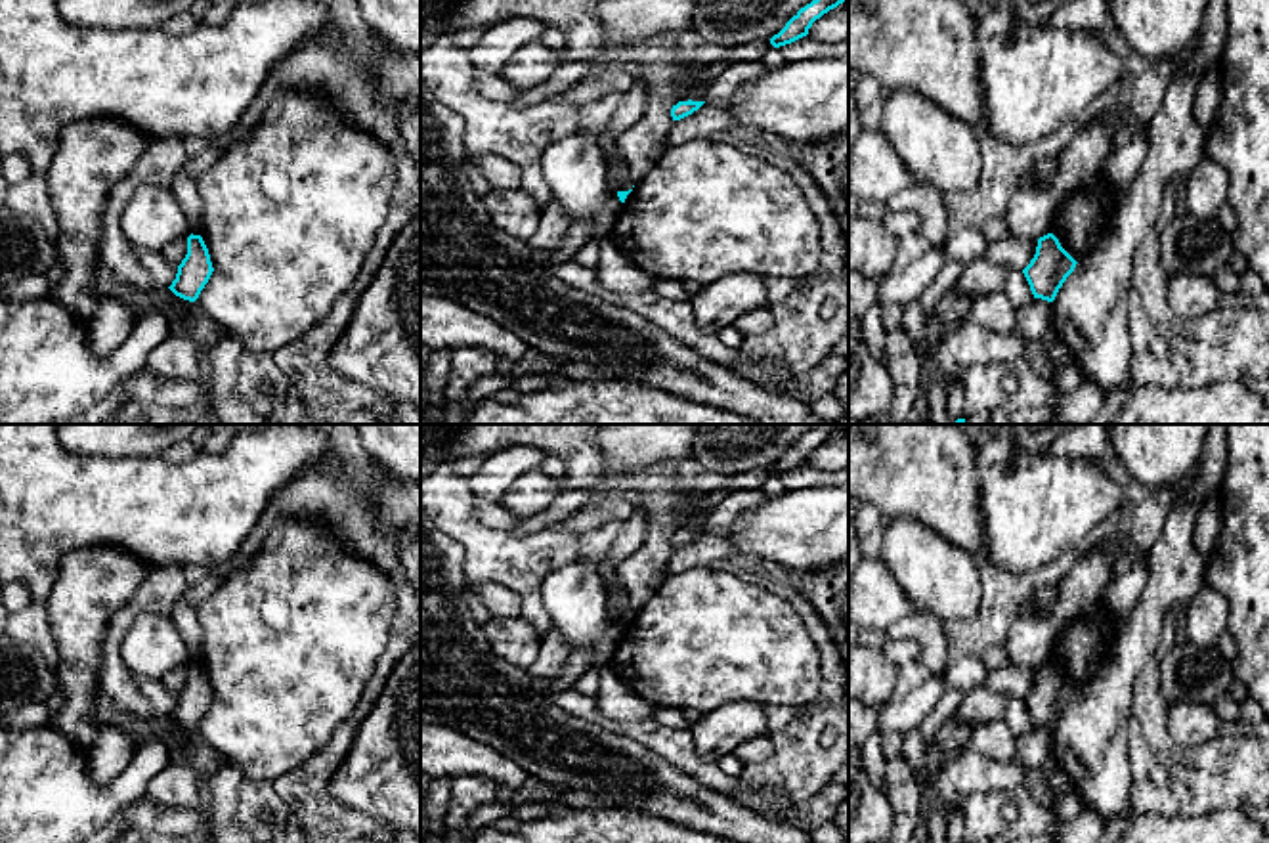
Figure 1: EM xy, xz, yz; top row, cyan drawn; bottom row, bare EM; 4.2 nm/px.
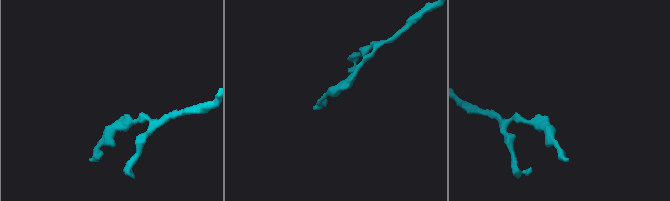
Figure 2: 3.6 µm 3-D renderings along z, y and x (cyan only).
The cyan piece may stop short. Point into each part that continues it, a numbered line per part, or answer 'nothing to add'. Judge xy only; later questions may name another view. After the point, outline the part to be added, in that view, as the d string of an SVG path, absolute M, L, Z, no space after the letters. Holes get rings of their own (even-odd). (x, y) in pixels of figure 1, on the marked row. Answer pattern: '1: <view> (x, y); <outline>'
nothing to add

